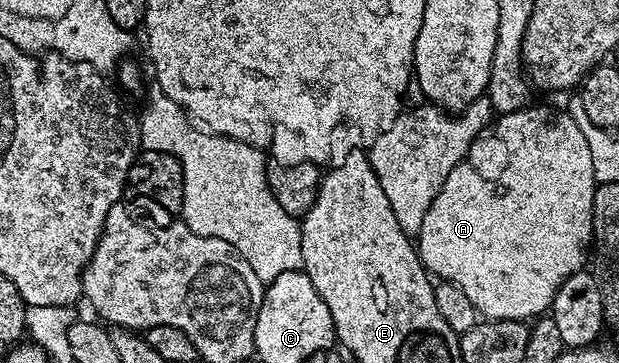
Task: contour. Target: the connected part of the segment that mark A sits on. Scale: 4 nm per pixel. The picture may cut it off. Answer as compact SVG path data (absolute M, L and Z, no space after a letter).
M533 104L523 110L502 114L490 122L478 138L473 139L471 148L465 153L465 158L453 169L451 176L447 176L439 196L435 196L427 216L424 217L421 231L416 237L417 255L421 257L421 263L434 279L447 282L450 286L458 286L463 296L471 300L471 304L482 319L499 321L536 319L552 307L555 292L563 282L576 270L586 265L593 240L593 197L598 185L587 136L583 136L572 113L564 114L561 110L548 110L545 106Z

